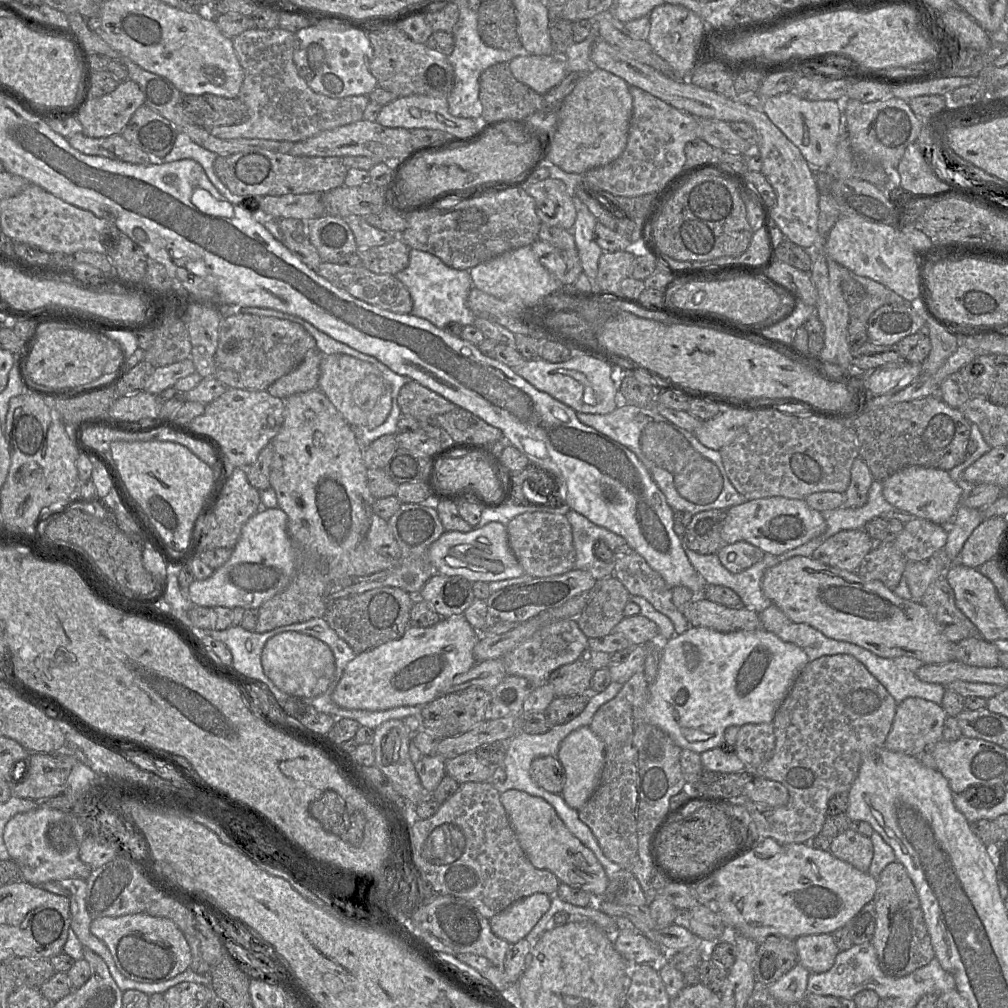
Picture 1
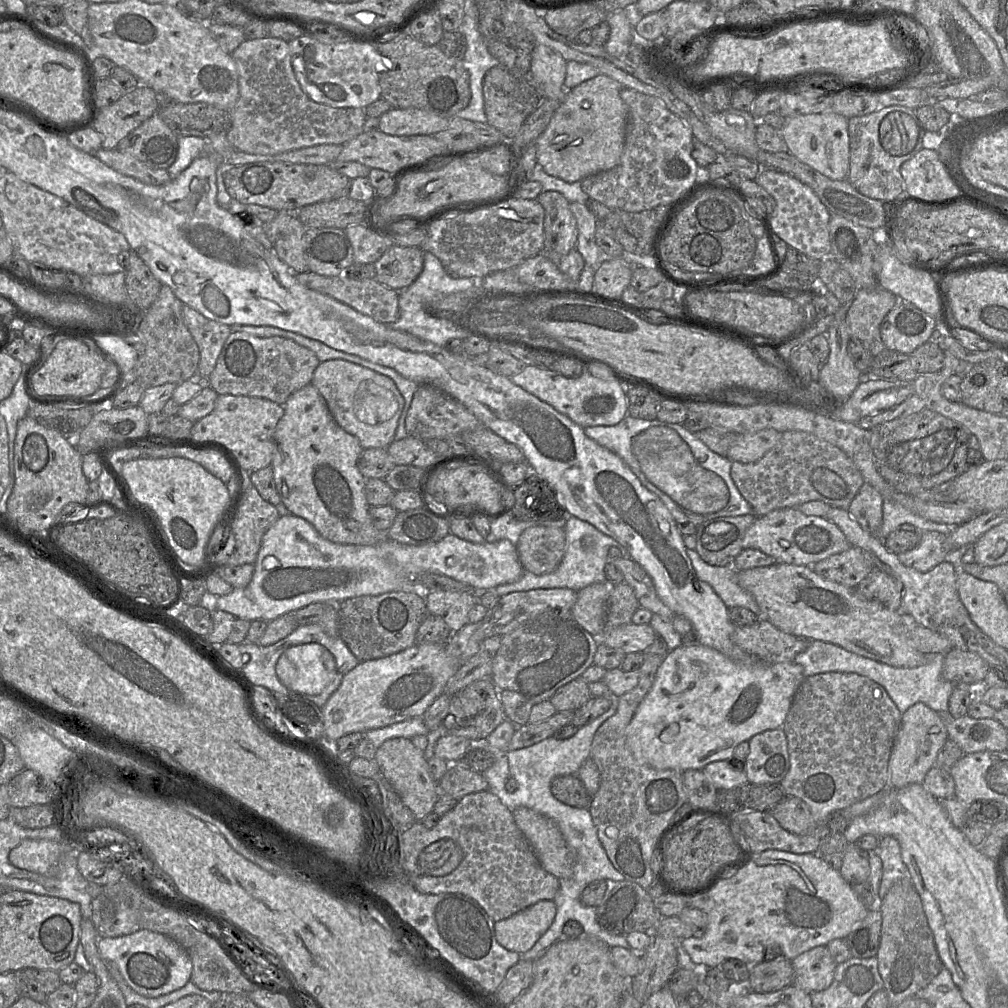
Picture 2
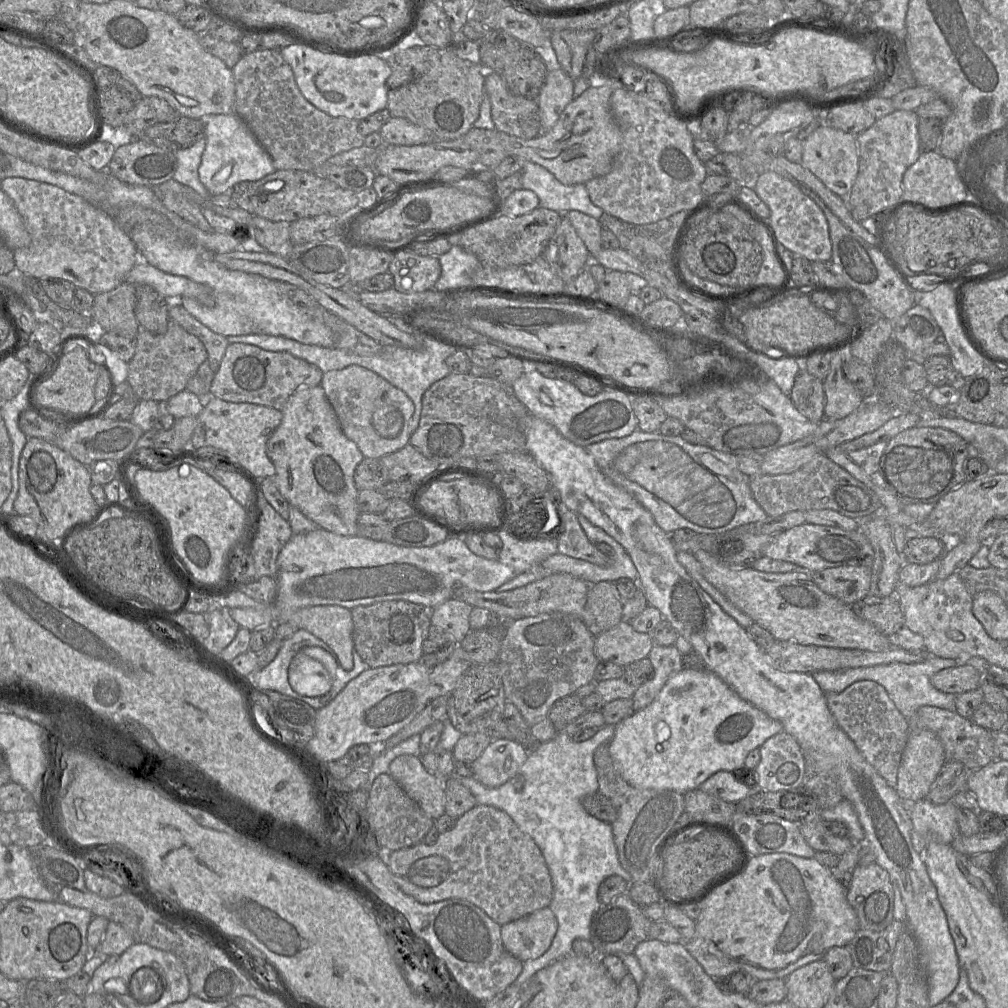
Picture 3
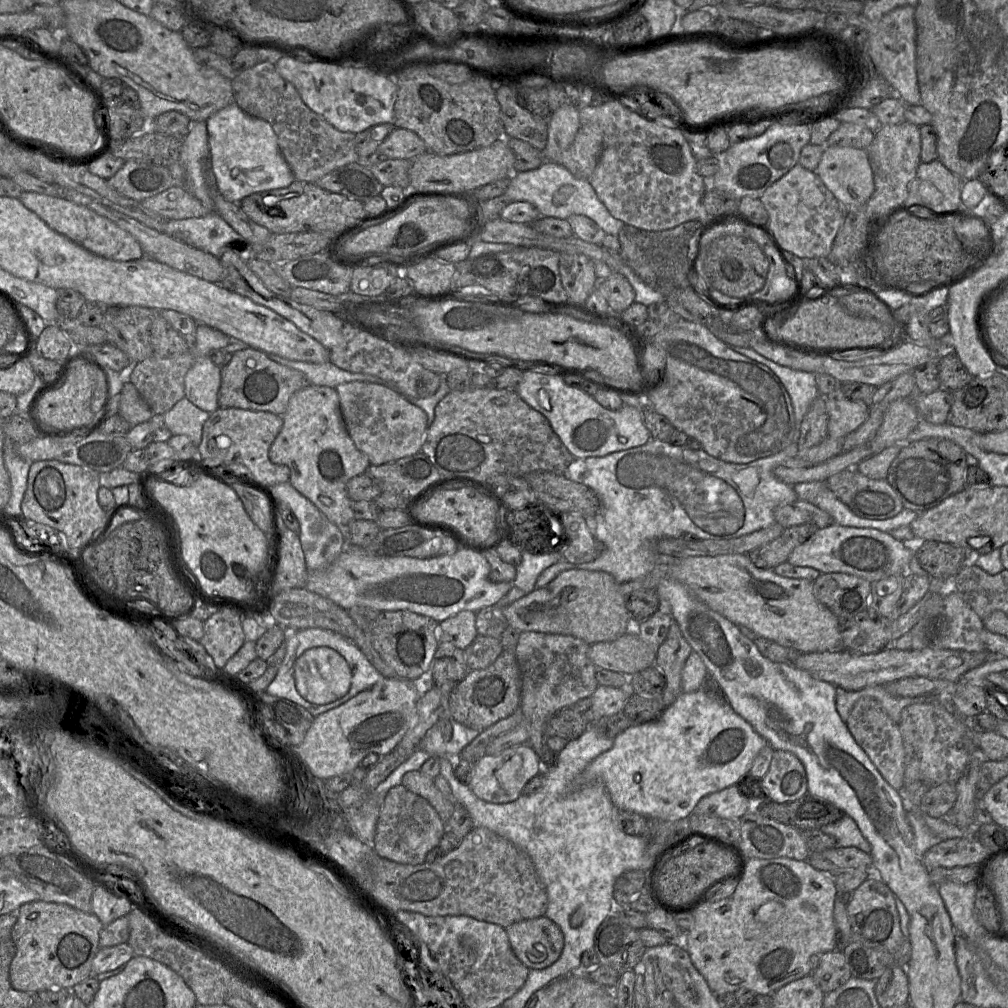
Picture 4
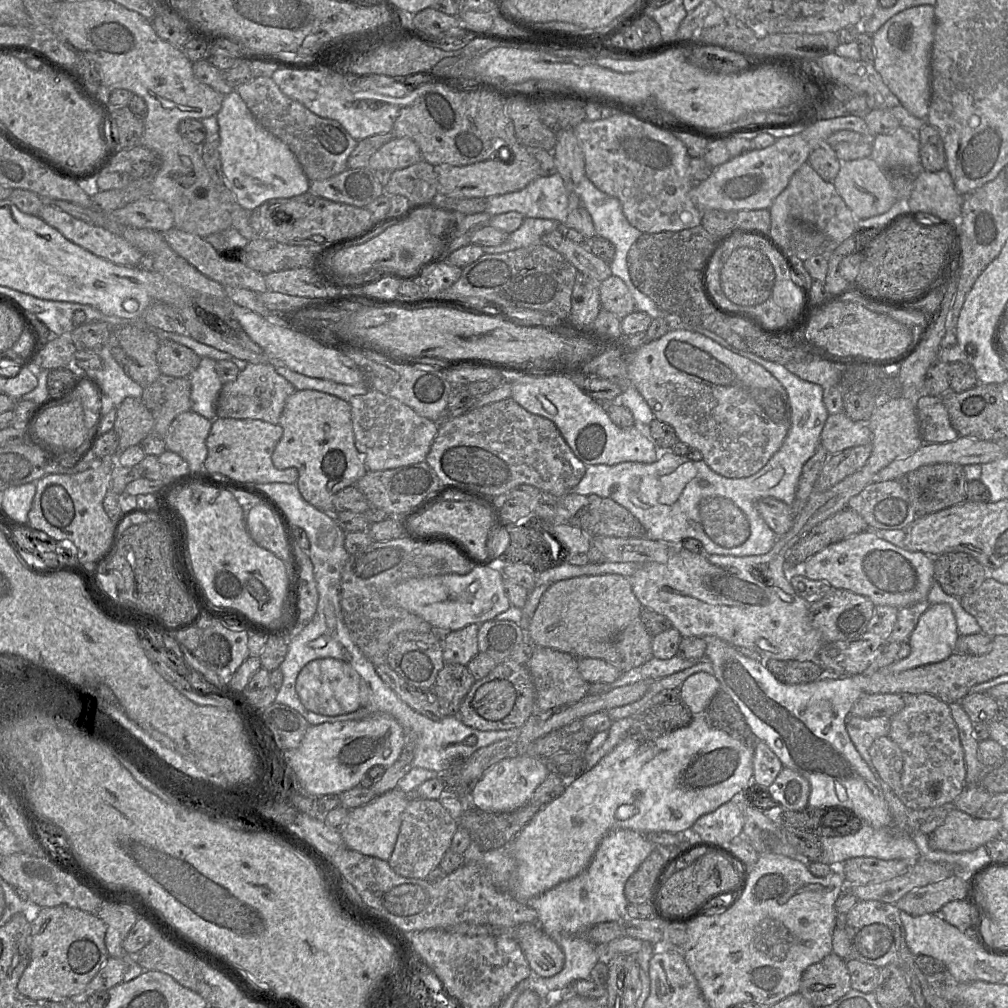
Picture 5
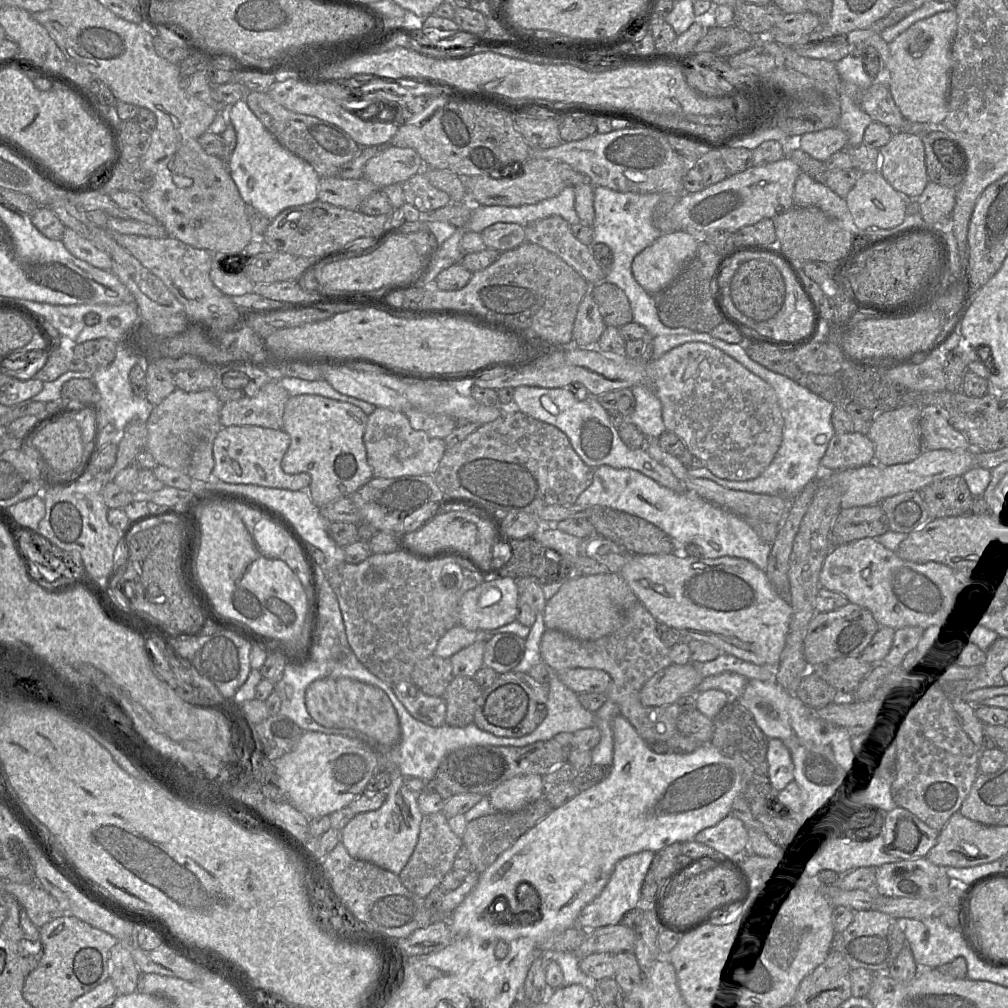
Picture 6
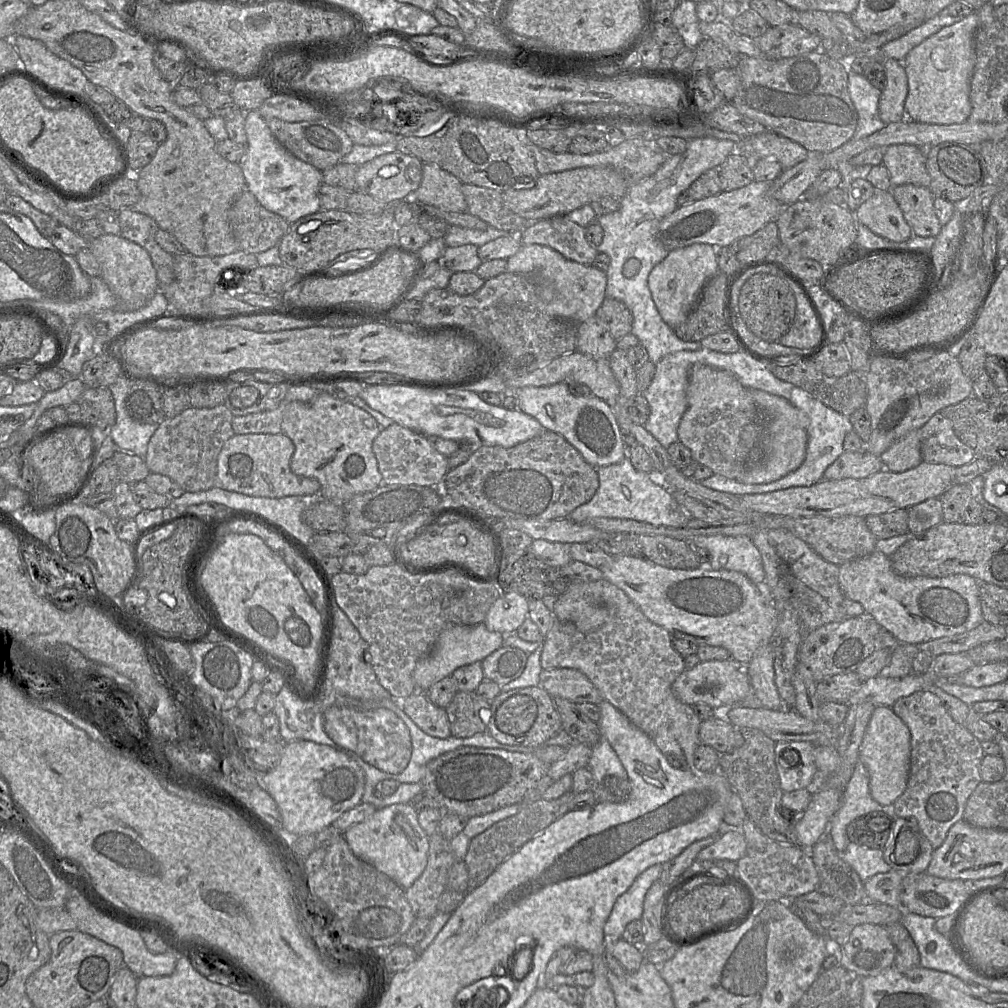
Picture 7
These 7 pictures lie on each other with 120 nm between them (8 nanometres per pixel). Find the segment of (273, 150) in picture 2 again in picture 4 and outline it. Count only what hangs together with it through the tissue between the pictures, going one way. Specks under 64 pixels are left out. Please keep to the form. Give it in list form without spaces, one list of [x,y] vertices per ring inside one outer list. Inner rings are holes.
[[[261,62],[238,73],[232,80],[234,101],[247,114],[267,121],[273,128],[279,149],[295,179],[316,183],[331,171],[358,162],[355,135],[342,132],[312,111],[293,84],[285,80],[274,64]]]

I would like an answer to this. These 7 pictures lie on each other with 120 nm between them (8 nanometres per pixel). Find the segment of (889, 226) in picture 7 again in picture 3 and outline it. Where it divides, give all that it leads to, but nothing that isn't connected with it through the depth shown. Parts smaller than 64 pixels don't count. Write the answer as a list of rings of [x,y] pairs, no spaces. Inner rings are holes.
[[[819,125],[802,141],[802,145],[801,164],[835,194],[848,195],[858,174],[859,154],[856,137],[826,125]]]

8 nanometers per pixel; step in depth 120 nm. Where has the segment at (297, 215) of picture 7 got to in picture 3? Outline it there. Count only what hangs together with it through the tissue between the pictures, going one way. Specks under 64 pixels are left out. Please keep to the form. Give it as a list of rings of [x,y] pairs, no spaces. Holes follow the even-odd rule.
[[[236,113],[214,114],[199,118],[205,125],[206,148],[202,154],[198,174],[202,184],[212,196],[232,191],[235,184],[242,181],[257,181],[274,173],[277,169],[266,150],[257,141],[248,125]]]

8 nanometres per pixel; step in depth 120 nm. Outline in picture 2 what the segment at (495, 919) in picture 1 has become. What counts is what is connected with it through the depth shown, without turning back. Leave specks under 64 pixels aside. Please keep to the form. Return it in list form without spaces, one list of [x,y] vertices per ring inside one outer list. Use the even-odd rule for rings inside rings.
[[[541,900],[506,919],[496,921],[496,939],[504,948],[523,954],[549,929],[555,915],[554,901]]]

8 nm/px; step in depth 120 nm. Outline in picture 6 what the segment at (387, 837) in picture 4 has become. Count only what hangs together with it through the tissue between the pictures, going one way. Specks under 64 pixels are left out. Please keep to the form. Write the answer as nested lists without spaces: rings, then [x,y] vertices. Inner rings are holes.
[[[443,811],[423,815],[415,849],[399,874],[401,883],[412,893],[426,898],[434,888],[441,884],[444,876],[452,870],[455,856],[462,846],[462,837],[457,836],[451,830],[448,818]]]

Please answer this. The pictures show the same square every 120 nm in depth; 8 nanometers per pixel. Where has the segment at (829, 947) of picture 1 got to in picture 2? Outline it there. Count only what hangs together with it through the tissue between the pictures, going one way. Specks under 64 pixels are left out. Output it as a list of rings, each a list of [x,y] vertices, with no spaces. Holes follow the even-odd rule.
[[[827,946],[814,947],[792,960],[793,984],[808,992],[827,989],[834,979],[836,966]]]

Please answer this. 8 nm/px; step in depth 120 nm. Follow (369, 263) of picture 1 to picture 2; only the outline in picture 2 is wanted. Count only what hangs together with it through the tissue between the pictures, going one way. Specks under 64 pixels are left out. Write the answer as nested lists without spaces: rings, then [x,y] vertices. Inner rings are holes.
[[[390,244],[386,252],[374,263],[375,279],[396,291],[408,287],[423,270],[423,253],[420,247]]]

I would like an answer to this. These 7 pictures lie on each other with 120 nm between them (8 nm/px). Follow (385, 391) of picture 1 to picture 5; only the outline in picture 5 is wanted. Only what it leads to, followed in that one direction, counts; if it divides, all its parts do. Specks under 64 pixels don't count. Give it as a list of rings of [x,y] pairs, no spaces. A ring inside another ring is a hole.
[[[370,389],[350,402],[355,446],[367,471],[389,470],[426,460],[438,431],[438,422],[419,416],[397,399]]]

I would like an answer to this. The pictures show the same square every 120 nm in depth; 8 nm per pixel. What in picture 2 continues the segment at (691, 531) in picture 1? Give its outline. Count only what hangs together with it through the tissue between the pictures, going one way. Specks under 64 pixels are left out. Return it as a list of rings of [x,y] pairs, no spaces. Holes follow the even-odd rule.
[[[753,514],[717,517],[706,520],[696,526],[696,549],[703,561],[713,566],[732,566],[736,556],[744,549],[743,537],[746,530],[753,524],[756,517]]]

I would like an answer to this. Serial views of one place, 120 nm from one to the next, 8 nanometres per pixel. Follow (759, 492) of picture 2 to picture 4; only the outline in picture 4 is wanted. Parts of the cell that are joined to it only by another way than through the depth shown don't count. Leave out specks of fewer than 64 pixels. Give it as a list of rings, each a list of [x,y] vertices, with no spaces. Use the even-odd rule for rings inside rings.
[[[855,469],[842,470],[825,481],[827,487],[858,517],[885,520],[904,509],[887,479],[872,479]]]

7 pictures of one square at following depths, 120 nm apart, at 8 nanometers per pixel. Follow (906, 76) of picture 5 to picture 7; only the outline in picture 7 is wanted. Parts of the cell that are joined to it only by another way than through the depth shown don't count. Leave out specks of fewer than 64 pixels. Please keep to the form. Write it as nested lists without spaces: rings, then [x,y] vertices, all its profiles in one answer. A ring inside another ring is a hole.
[[[974,11],[958,22],[943,27],[914,47],[903,60],[908,79],[906,118],[929,124],[961,124],[968,121],[972,106],[970,84],[976,63],[975,33],[978,15]]]

